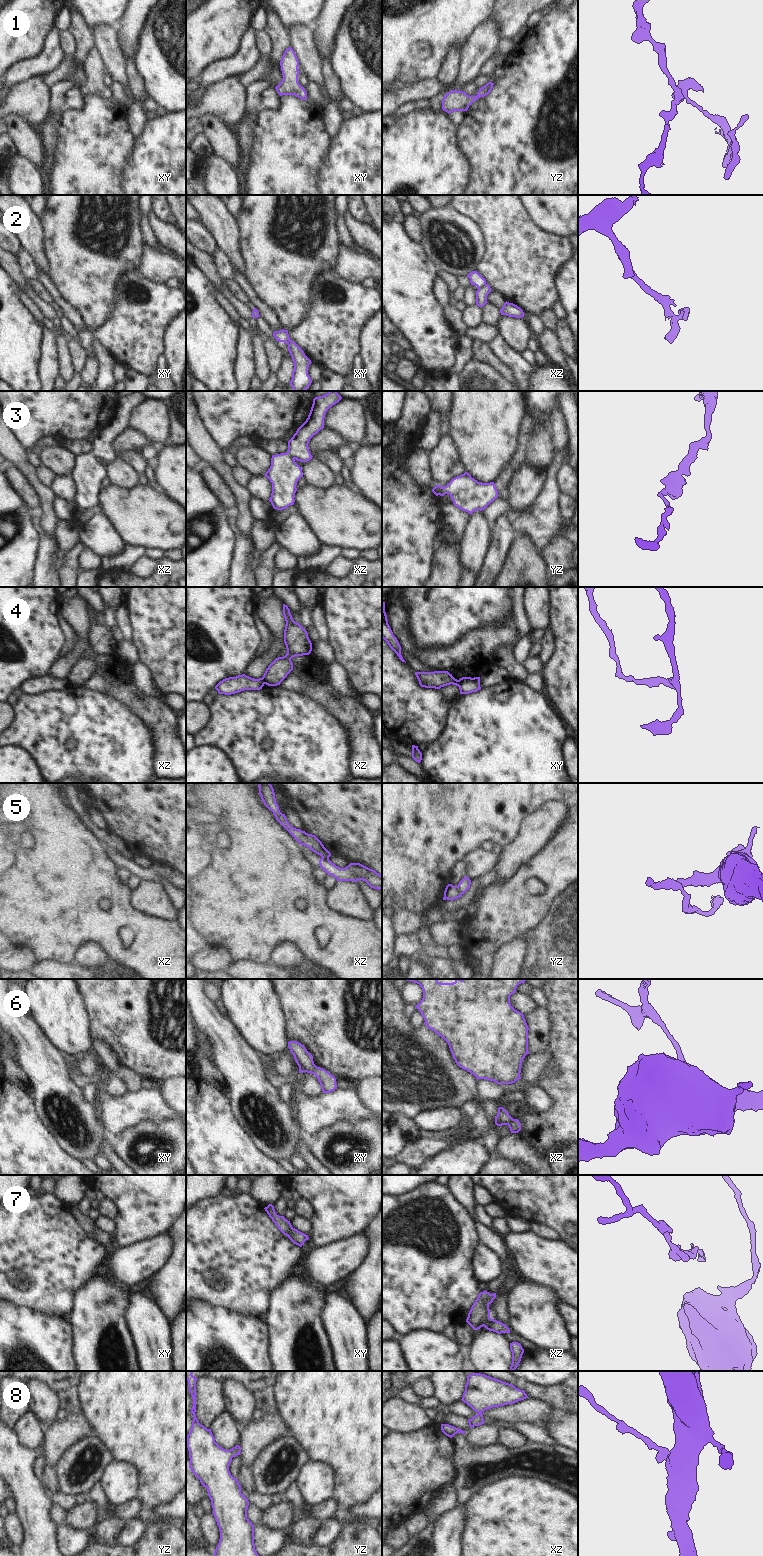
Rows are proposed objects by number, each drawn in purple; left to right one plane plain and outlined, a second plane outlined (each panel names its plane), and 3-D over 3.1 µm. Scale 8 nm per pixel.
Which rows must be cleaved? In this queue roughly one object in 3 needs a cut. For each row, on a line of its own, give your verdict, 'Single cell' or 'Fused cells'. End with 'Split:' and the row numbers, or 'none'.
1: Single cell
2: Fused cells
3: Single cell
4: Fused cells
5: Fused cells
6: Fused cells
7: Single cell
8: Single cell
Split: 2, 4, 5, 6.

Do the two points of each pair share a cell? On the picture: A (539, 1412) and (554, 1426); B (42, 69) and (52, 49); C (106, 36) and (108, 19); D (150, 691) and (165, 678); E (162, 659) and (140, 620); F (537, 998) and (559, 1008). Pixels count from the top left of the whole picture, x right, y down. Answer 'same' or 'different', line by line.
A: different
B: same
C: different
D: different
E: same
F: different

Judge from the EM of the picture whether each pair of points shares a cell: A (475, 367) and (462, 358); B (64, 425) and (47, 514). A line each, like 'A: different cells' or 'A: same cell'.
A: different cells
B: different cells

